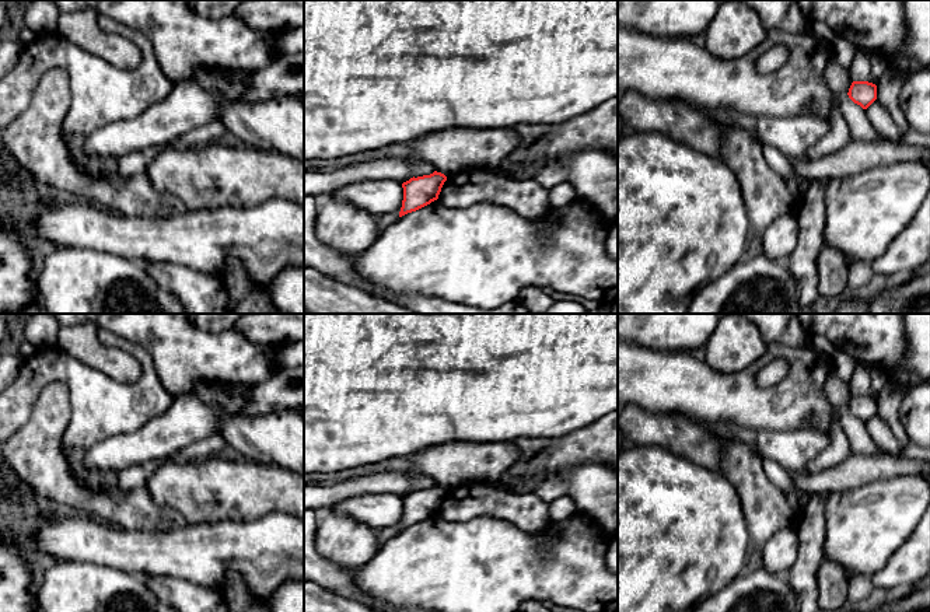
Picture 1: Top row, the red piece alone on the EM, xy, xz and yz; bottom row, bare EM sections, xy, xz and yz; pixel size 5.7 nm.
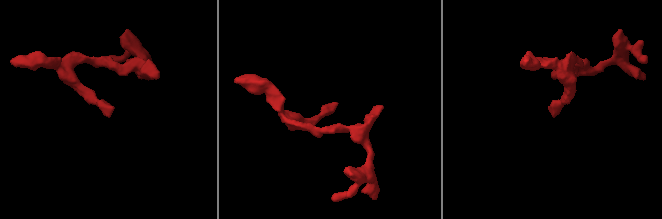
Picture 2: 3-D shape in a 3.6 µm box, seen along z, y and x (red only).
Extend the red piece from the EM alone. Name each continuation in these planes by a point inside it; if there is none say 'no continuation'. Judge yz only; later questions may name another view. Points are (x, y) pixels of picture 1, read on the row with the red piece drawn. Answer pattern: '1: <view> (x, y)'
no continuation

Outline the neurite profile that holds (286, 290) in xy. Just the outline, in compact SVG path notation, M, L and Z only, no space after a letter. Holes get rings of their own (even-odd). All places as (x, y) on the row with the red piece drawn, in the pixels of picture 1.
M304 266L287 267L265 288L280 314L304 314Z

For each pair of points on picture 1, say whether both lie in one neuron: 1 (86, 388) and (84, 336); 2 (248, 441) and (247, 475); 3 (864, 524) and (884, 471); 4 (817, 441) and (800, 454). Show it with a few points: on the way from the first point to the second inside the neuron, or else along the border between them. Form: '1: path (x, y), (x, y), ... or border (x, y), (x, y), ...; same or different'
1: border (58, 345), (114, 380); different
2: border (244, 458), (280, 467); different
3: border (913, 474), (877, 478), (850, 489); different
4: path (813, 441), (804, 450); same

